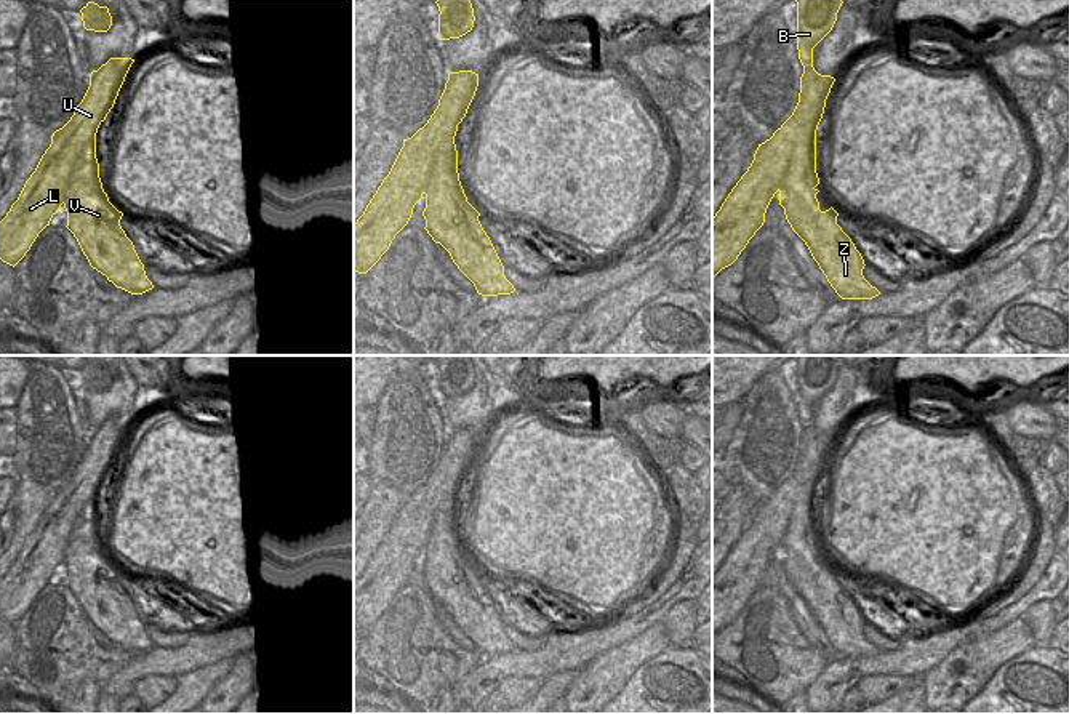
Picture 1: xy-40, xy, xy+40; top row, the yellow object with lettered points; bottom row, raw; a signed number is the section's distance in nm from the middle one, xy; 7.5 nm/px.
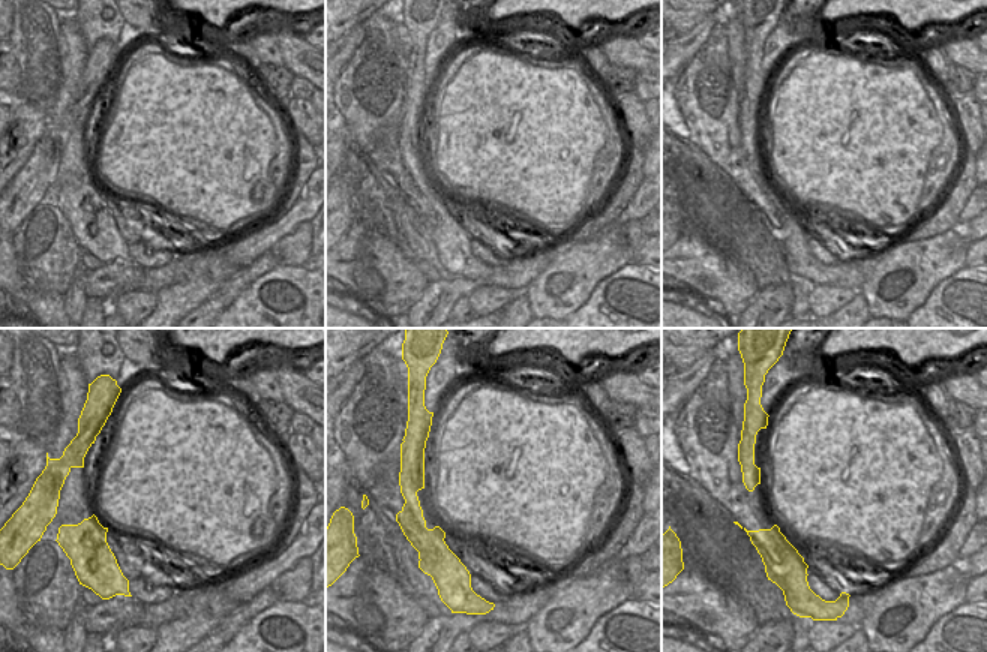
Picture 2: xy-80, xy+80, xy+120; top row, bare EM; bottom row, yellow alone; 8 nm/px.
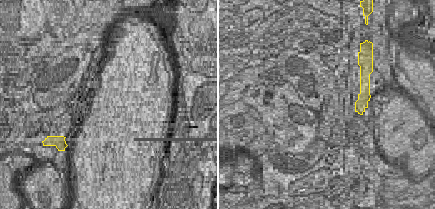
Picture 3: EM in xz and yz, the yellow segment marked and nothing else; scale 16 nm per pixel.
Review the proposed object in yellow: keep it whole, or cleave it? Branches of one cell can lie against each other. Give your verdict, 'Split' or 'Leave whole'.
Split

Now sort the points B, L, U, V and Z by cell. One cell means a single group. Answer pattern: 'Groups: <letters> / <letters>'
Groups: B V Z / L U

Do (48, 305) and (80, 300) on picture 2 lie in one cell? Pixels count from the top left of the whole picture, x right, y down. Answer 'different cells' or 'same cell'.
different cells

